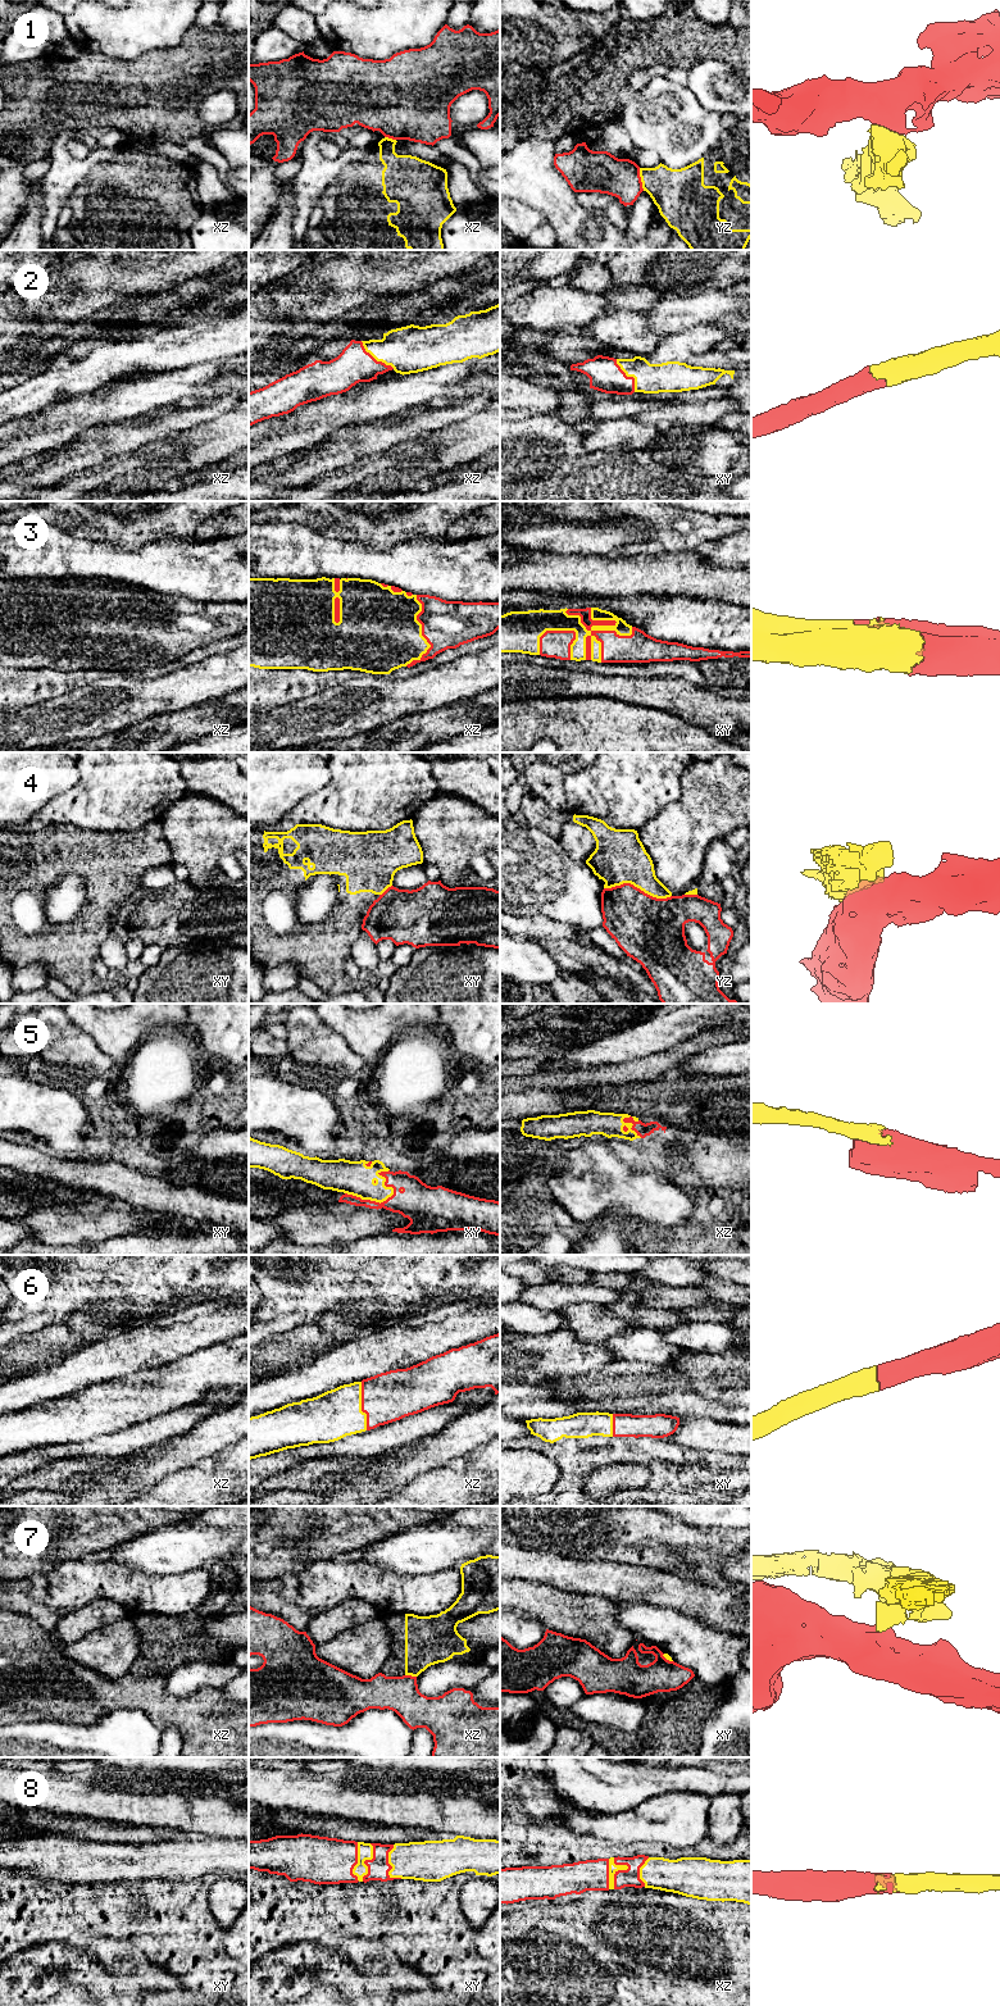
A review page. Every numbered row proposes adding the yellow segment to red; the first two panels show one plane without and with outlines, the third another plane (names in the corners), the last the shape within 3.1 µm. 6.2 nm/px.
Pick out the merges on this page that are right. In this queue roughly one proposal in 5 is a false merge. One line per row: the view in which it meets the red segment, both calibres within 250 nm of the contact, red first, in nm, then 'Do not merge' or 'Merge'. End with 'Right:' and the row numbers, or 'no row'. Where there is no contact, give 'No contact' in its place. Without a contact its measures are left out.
1: Touches red in yz. Thickness 260 nm (red) against 300 nm. Do not merge
2: Touches red in xz. Thickness 220 nm (red) against 300 nm. Merge
3: Touches red in xy. Thickness 180 nm (red) against 130 nm. Merge
4: Touches red in yz. Thickness 380 nm (red) against 320 nm. Do not merge
5: Touches red in xy. Thickness 260 nm (red) against 220 nm. Merge
6: Touches red in xz. Thickness 320 nm (red) against 300 nm. Merge
7: Touches red in xz. Thickness 220 nm (red) against 300 nm. Do not merge
8: Touches red in xz. Thickness 110 nm (red) against 60 nm. Merge
Right: 2, 3, 5, 6, 8

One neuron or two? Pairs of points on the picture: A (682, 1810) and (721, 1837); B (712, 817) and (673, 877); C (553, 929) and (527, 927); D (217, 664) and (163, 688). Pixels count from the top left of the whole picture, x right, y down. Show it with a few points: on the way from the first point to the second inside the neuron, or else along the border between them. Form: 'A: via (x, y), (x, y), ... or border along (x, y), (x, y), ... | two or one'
A: border along (712, 1798), (708, 1806), (707, 1836) | two
B: via (696, 832), (678, 850), (678, 862) | one
C: via (546, 929), (533, 927) | one
D: via (204, 677), (198, 683), (176, 688) | one

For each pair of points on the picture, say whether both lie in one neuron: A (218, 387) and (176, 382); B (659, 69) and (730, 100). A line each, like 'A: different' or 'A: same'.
A: same
B: different

